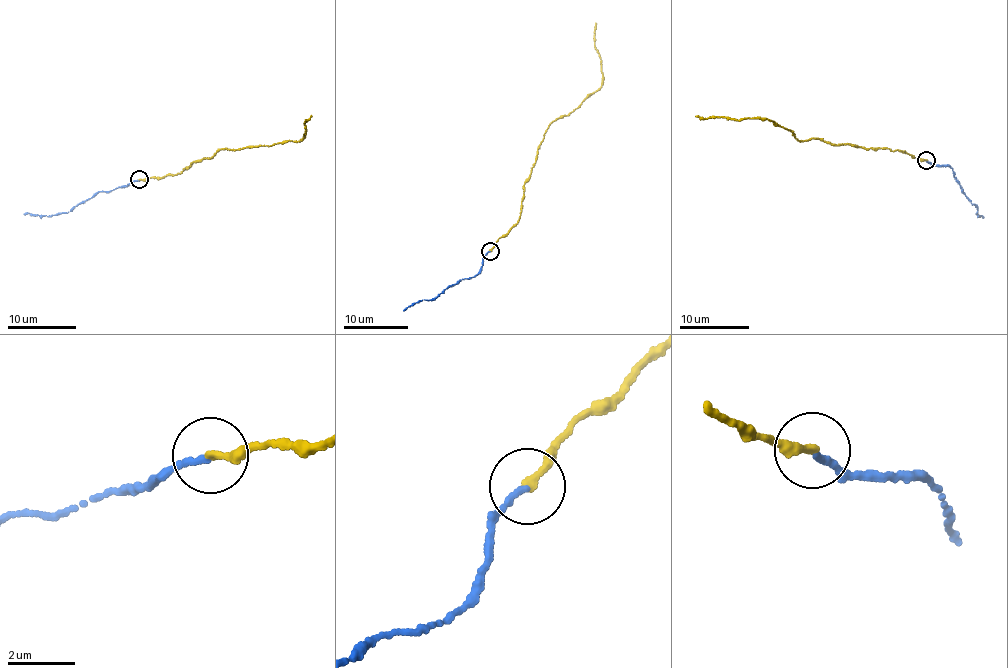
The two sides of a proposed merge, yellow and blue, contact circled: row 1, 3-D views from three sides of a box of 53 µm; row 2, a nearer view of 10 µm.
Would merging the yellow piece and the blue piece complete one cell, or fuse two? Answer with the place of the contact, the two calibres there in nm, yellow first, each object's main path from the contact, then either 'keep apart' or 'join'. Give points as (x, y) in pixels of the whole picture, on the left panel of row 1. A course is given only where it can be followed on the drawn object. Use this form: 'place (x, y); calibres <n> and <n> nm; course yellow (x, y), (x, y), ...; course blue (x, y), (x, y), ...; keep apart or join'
place (139, 179); calibres 280 and 200 nm; course yellow (140, 180), (180, 174), (192, 162), (210, 159), (222, 147), (299, 141), (305, 135), (304, 122), (310, 115); course blue (140, 180), (124, 187), (95, 192), (69, 212), (39, 216), (23, 214); join

